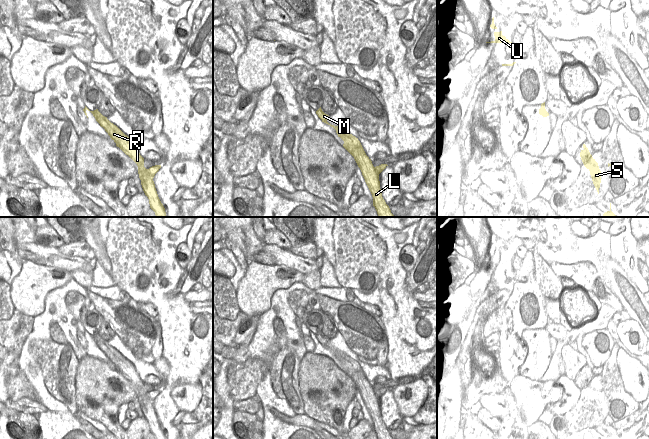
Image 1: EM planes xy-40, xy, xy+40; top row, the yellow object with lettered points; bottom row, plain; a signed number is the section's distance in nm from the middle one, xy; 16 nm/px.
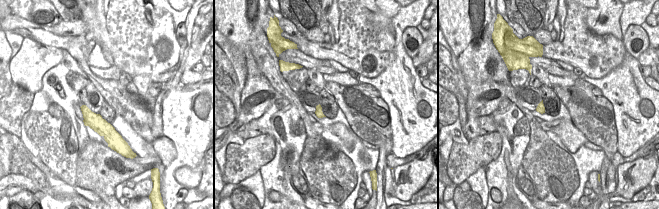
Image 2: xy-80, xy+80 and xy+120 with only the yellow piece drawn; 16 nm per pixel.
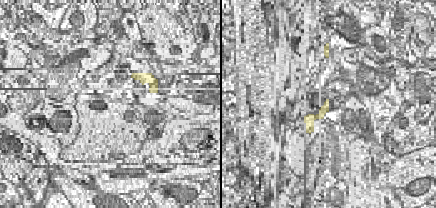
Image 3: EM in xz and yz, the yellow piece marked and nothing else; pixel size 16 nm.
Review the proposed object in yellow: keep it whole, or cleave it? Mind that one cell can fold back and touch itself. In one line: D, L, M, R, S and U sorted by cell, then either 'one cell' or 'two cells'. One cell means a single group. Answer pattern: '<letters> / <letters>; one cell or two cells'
D L M R S / U; two cells

